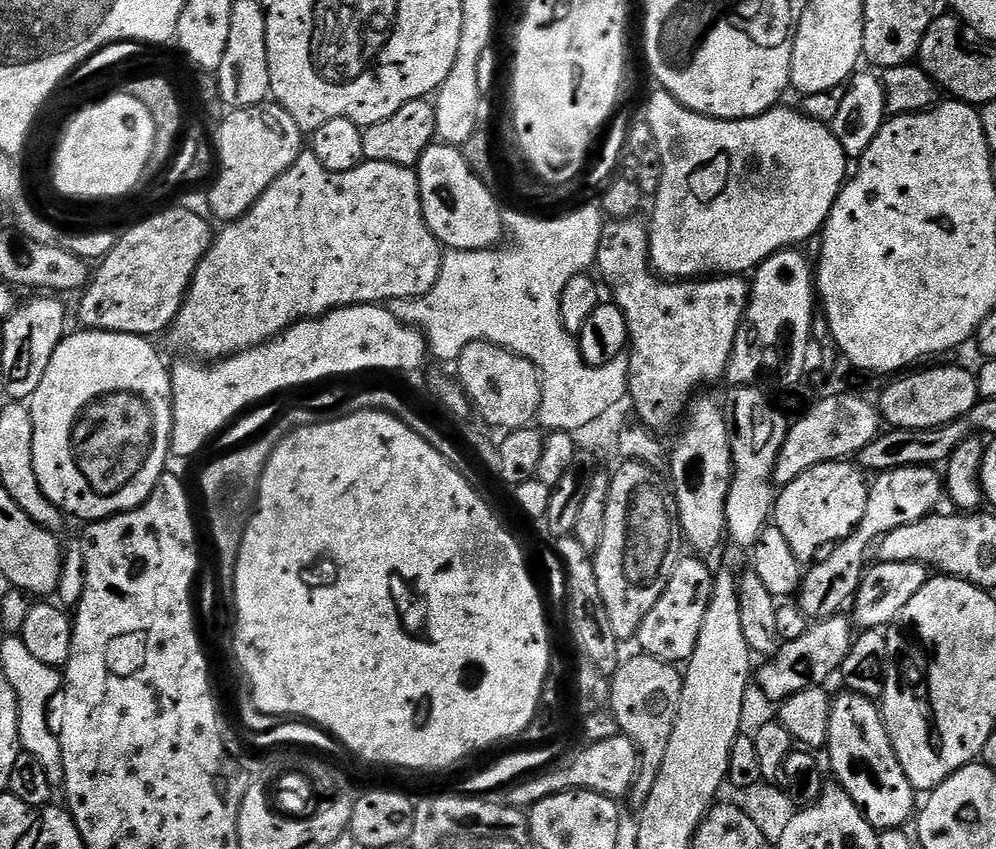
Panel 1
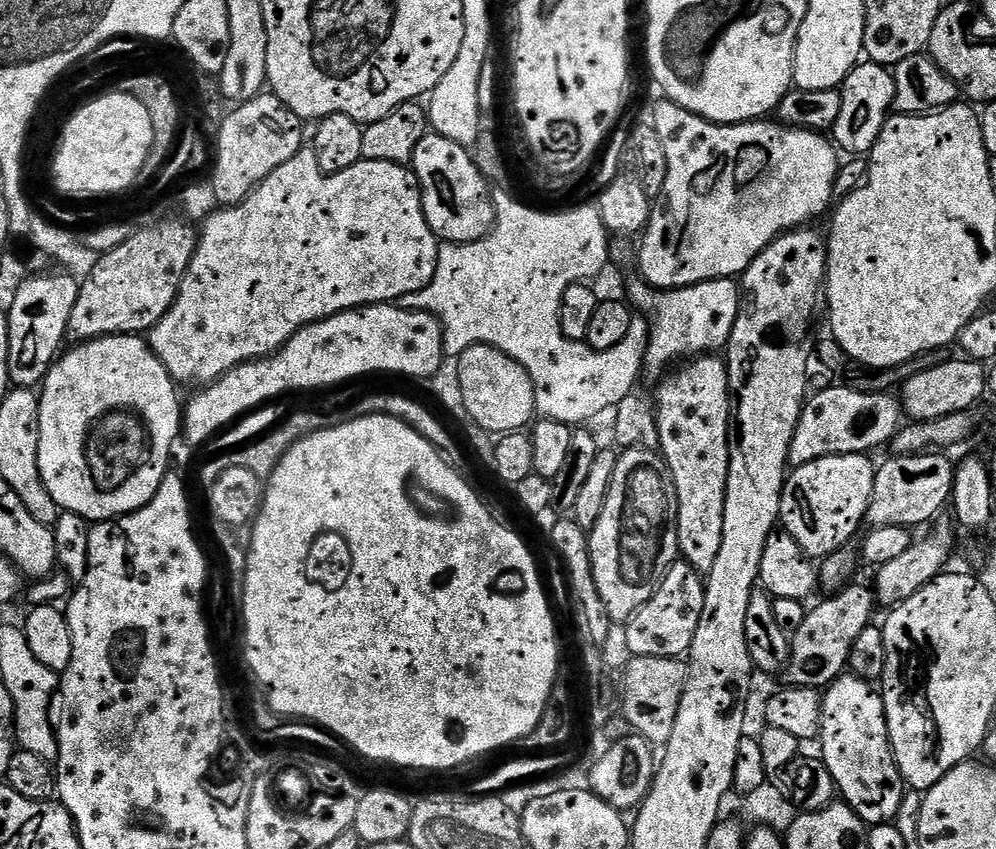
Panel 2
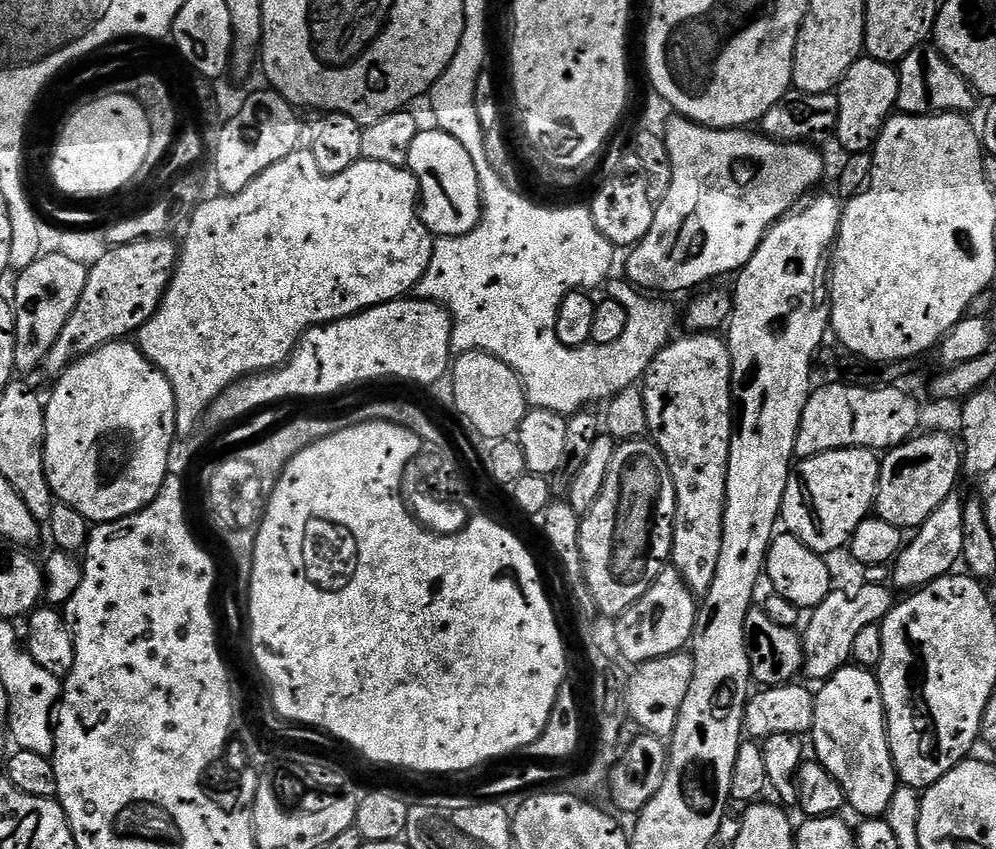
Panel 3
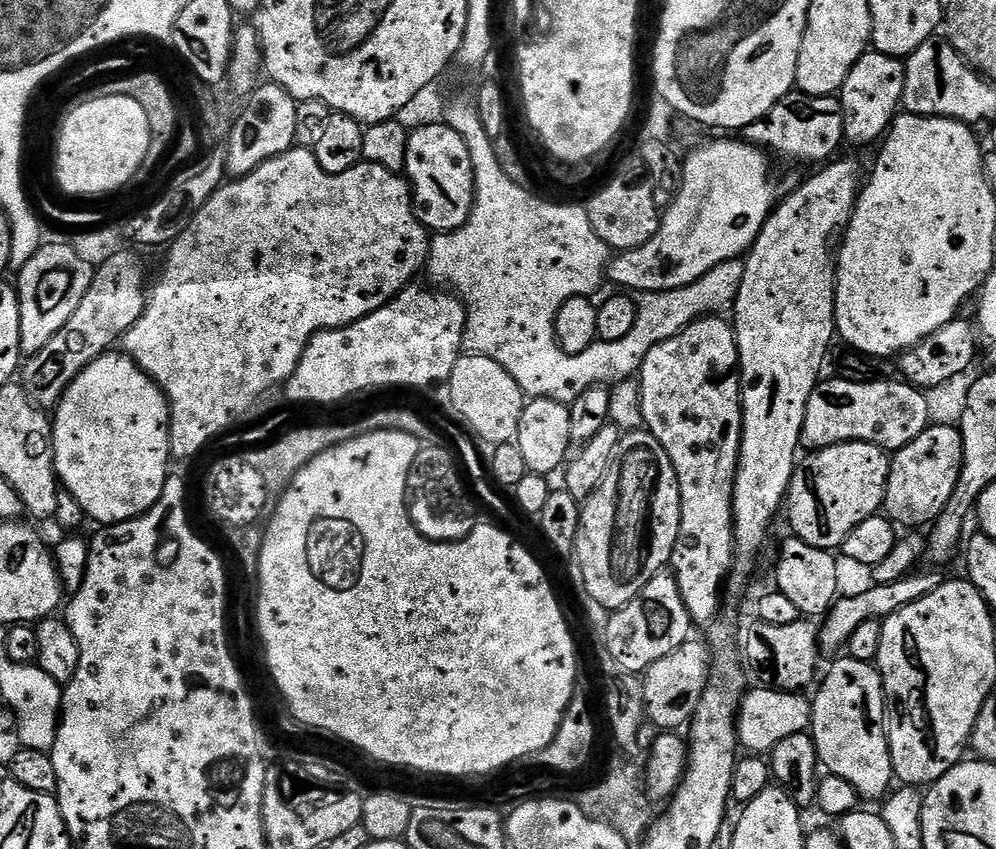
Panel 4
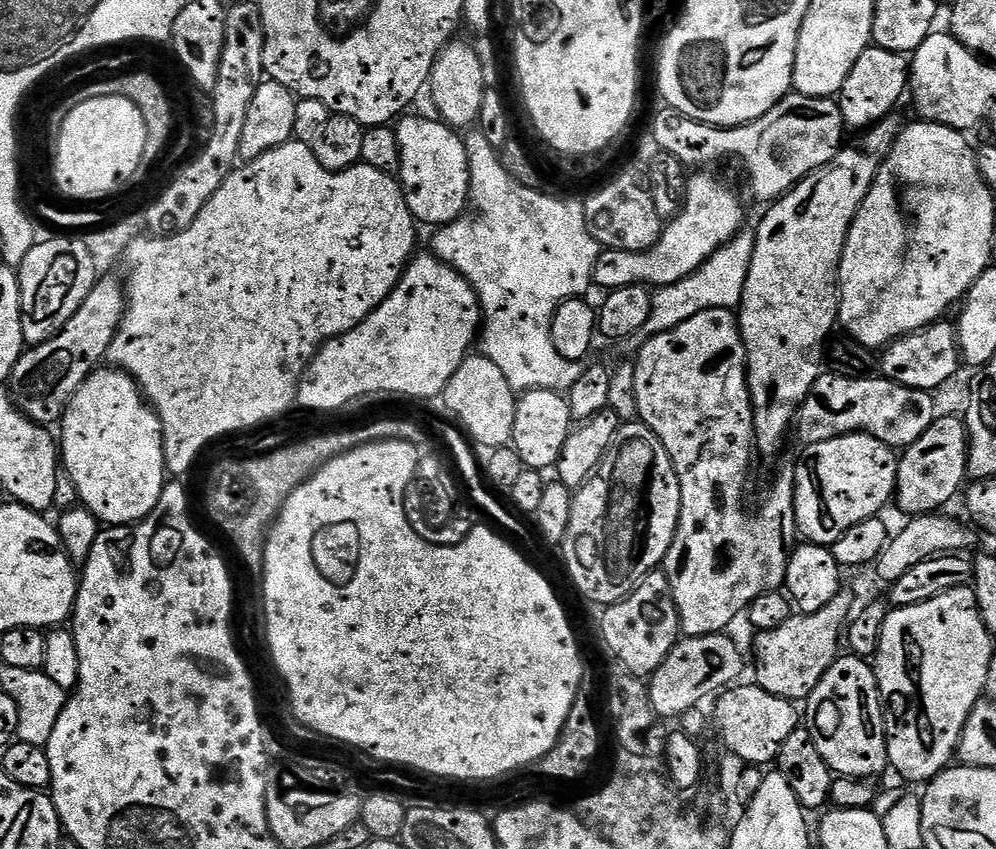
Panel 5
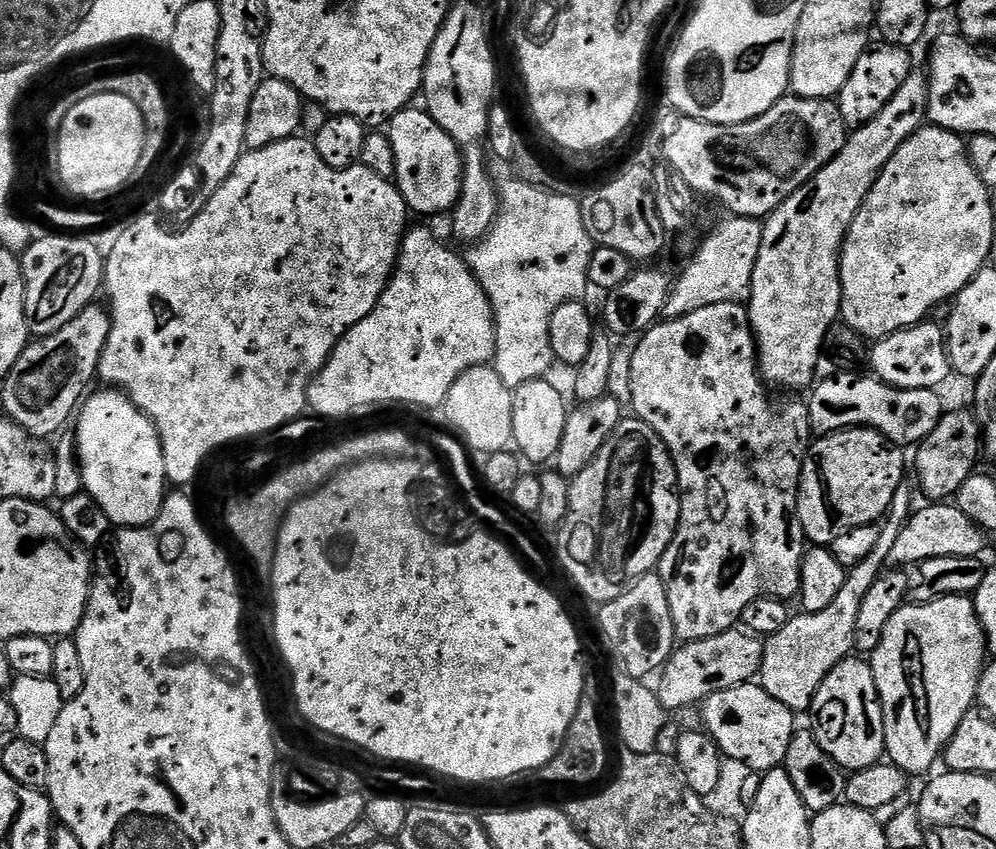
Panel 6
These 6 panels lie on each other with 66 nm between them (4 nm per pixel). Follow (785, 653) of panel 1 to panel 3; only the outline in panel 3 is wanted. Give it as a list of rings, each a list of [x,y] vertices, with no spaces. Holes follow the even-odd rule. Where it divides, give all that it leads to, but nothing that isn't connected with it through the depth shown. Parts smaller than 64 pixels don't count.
[[[861,583],[857,592],[833,590],[816,608],[811,609],[806,627],[802,632],[804,642],[803,675],[815,682],[829,680],[839,668],[845,667],[852,660],[854,638],[866,630],[866,626],[880,624],[894,607],[893,589],[883,584]],[[892,591],[892,592],[891,592]],[[808,624],[808,629],[807,628]]]

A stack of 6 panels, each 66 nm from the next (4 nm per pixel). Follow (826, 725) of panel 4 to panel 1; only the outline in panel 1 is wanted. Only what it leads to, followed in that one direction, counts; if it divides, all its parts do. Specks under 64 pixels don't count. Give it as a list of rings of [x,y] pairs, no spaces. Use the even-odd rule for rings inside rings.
[[[847,690],[841,693],[841,696],[837,695],[832,702],[830,734],[826,749],[828,760],[832,763],[832,772],[836,775],[833,777],[840,787],[846,790],[846,794],[850,794],[850,798],[862,810],[864,817],[872,823],[873,828],[877,830],[904,828],[907,820],[911,821],[917,811],[918,793],[910,786],[910,778],[906,778],[906,770],[902,770],[902,762],[898,762],[894,754],[894,746],[888,737],[881,709],[875,699]]]

